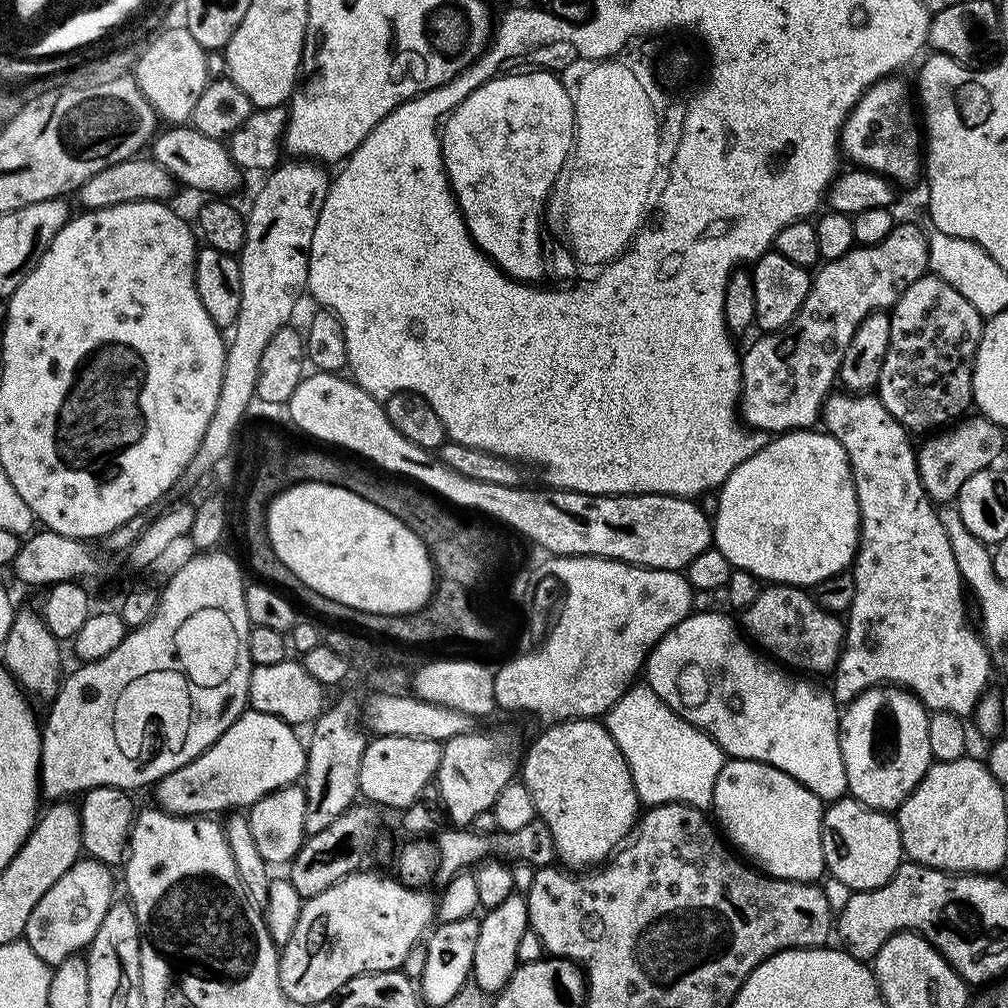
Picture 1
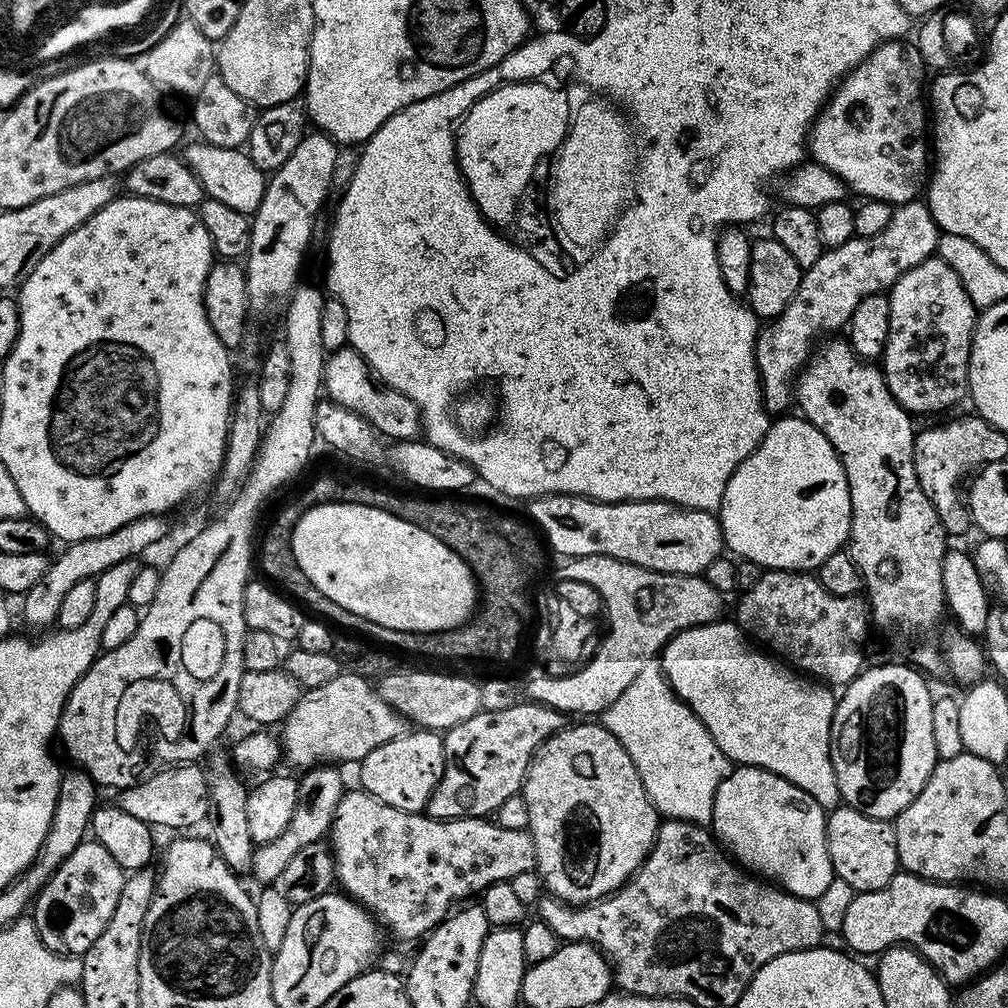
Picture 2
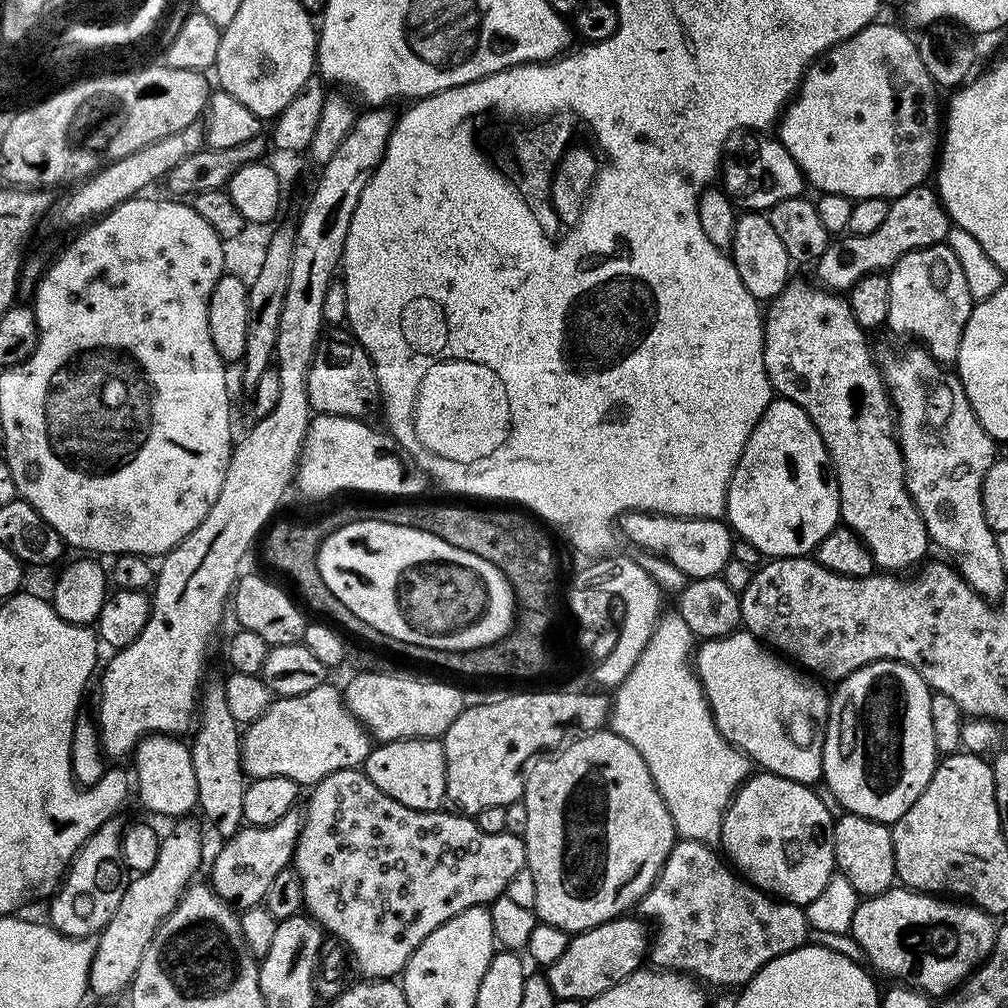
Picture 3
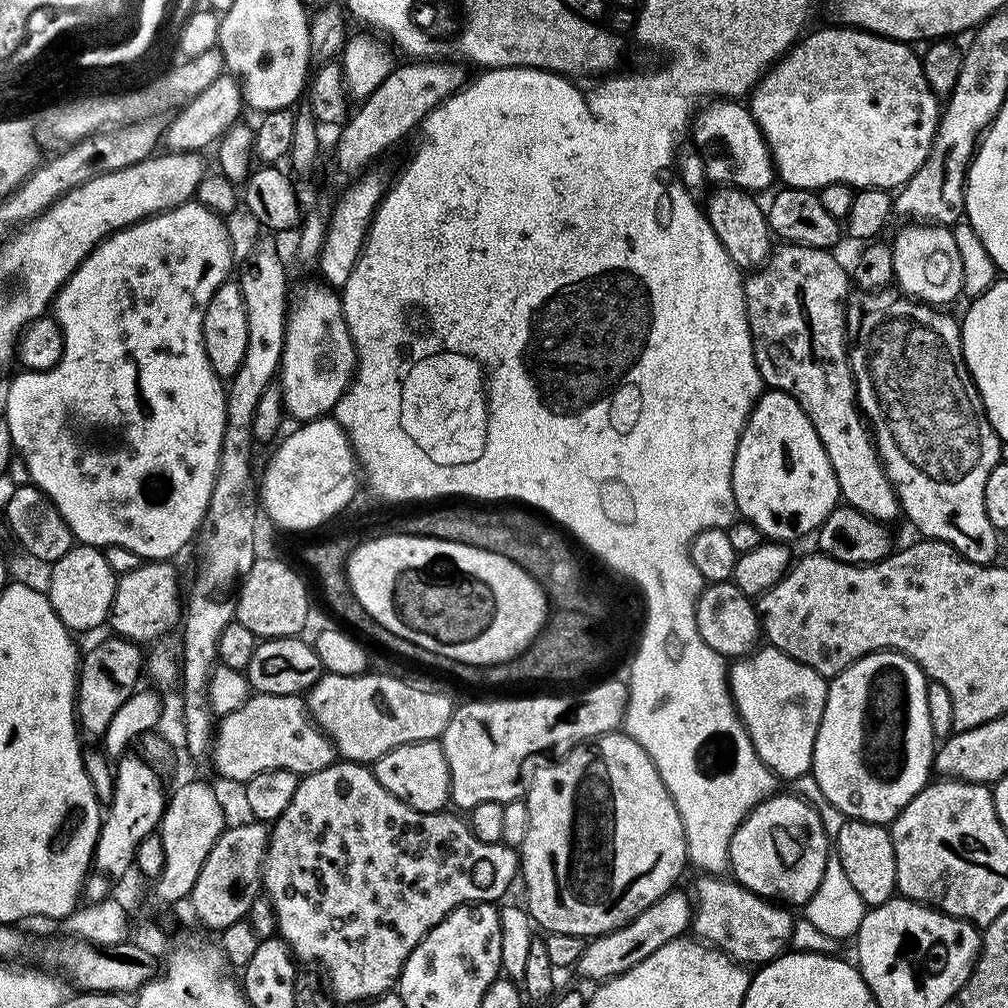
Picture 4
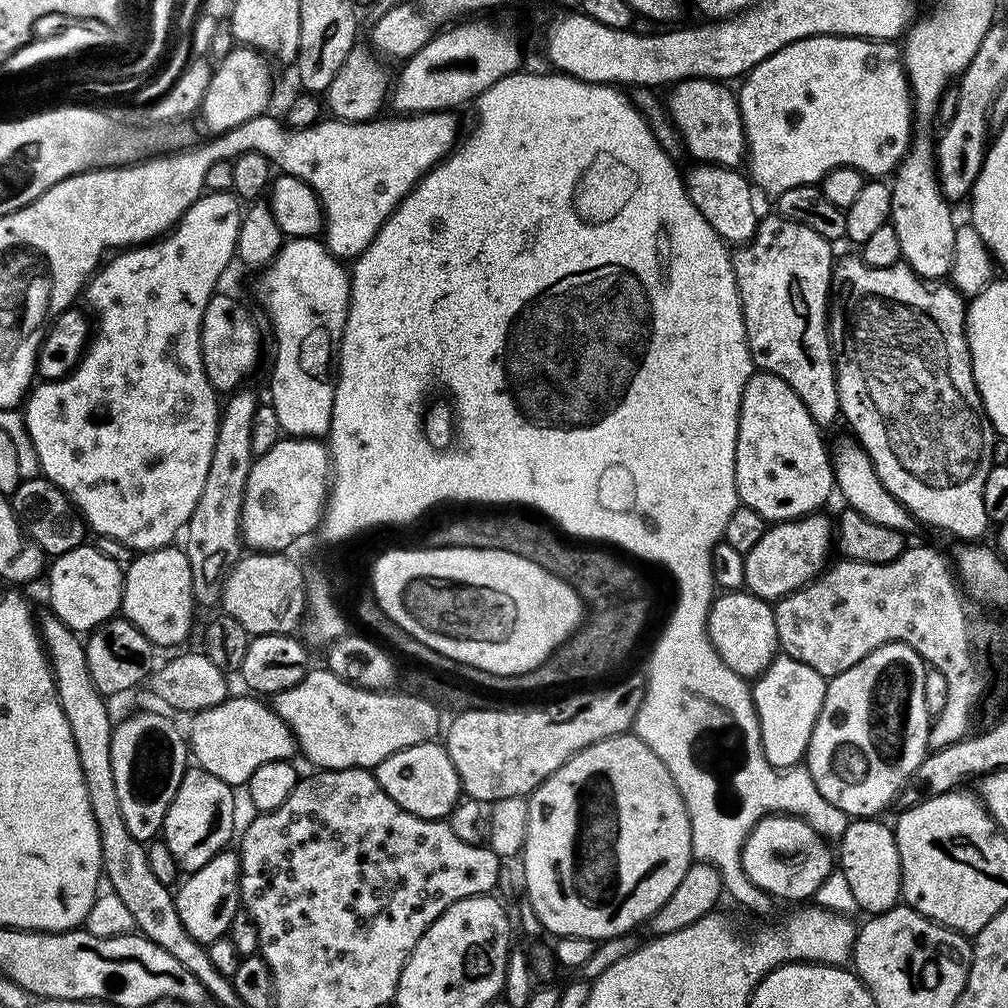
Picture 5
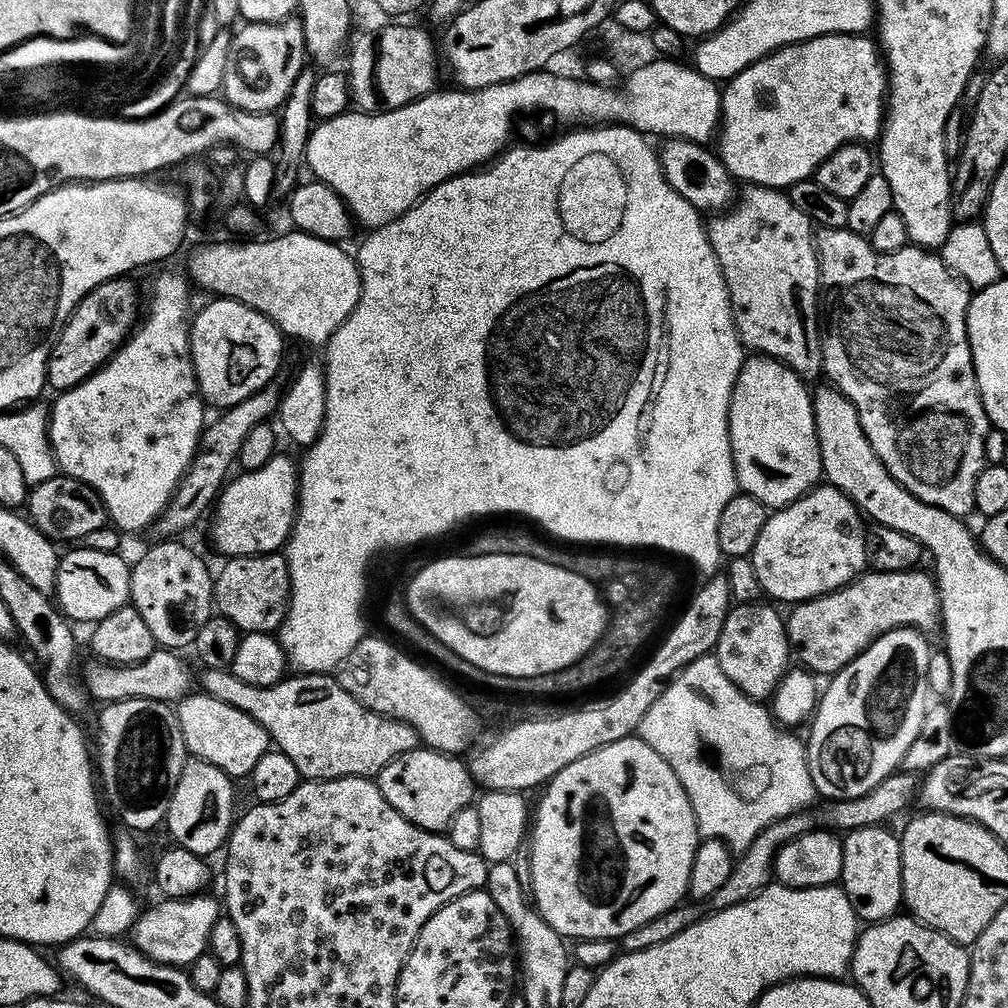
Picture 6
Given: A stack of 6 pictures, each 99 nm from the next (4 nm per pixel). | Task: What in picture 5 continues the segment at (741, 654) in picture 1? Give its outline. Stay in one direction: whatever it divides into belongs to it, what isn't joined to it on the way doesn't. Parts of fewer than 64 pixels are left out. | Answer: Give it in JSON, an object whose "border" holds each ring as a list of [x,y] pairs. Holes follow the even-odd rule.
{"border":[[[780,654],[762,675],[755,677],[751,689],[756,717],[760,723],[762,750],[770,766],[781,770],[797,767],[807,757],[808,743],[826,698],[828,680],[818,674],[818,670],[810,670],[806,662],[798,662]]]}

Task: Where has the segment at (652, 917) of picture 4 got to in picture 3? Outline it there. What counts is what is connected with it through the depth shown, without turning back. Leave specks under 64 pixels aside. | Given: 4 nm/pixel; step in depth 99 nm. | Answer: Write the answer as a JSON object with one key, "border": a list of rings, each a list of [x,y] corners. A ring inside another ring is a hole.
{"border":[[[625,914],[618,920],[575,933],[569,939],[562,958],[546,969],[548,985],[557,1000],[593,1000],[610,990],[610,986],[618,986],[630,974],[641,971],[643,964],[640,963],[650,952],[650,928],[643,919],[632,918]]]}

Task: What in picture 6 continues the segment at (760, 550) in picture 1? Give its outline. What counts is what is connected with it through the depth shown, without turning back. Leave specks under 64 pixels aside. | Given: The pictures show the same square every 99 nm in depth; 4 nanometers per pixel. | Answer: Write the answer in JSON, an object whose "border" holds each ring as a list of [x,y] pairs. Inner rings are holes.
{"border":[[[759,354],[745,359],[730,398],[728,437],[739,491],[758,498],[765,508],[785,508],[817,487],[822,473],[812,392],[780,360]]]}

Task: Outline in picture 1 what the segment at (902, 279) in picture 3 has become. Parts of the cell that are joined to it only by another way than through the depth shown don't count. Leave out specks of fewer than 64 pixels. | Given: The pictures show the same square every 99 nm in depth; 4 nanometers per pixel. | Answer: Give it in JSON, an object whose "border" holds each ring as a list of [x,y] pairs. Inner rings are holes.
{"border":[[[931,274],[918,278],[918,282],[910,282],[910,286],[906,286],[906,290],[898,298],[896,305],[890,309],[890,315],[892,318],[890,322],[890,346],[886,350],[886,362],[882,362],[882,374],[878,385],[878,395],[882,406],[886,406],[886,410],[890,410],[890,414],[894,414],[894,418],[898,418],[900,425],[912,434],[916,434],[916,432],[928,434],[933,430],[943,429],[945,426],[959,421],[968,412],[966,411],[967,408],[971,409],[974,404],[972,398],[972,368],[976,364],[976,351],[984,333],[985,317],[980,316],[978,310],[974,310],[974,306],[970,306],[970,302],[966,302],[966,298],[962,298],[962,294],[958,294],[958,290],[954,290],[954,286],[950,286],[950,282]]]}

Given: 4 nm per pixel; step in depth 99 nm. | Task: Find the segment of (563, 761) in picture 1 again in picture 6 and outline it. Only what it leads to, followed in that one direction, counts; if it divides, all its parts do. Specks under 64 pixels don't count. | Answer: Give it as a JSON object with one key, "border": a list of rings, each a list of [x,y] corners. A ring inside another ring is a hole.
{"border":[[[633,734],[618,742],[610,742],[578,758],[578,762],[570,762],[570,766],[566,766],[557,776],[543,785],[540,794],[540,801],[534,804],[534,819],[530,824],[530,837],[533,844],[533,882],[530,896],[536,911],[559,936],[571,938],[573,941],[590,938],[619,941],[620,937],[630,934],[630,930],[638,930],[638,926],[650,922],[650,918],[658,918],[658,914],[666,914],[666,910],[670,910],[688,896],[690,866],[694,866],[694,850],[702,839],[694,818],[694,810],[690,806],[690,798],[682,782],[678,782],[678,774],[674,774],[668,761],[661,758],[646,741],[640,739],[639,735]]]}

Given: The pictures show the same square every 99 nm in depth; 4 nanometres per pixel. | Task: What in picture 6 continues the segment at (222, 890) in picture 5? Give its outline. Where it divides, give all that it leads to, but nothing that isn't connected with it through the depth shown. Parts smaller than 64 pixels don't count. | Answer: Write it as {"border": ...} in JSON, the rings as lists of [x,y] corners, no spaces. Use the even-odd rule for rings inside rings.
{"border":[[[209,894],[184,896],[181,900],[157,899],[153,908],[139,913],[132,922],[130,943],[146,958],[159,964],[187,969],[194,958],[208,952],[208,938],[214,922],[222,914],[222,904]]]}

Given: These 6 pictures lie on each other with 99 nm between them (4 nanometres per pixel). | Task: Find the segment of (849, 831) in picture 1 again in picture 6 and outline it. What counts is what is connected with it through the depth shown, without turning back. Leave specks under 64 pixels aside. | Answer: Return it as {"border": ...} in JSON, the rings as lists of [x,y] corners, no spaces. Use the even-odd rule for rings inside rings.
{"border":[[[877,826],[877,827],[869,827],[869,828],[855,828],[852,832],[847,833],[843,837],[842,843],[843,848],[842,852],[842,868],[841,874],[838,879],[839,887],[844,889],[844,893],[846,894],[846,898],[850,898],[850,906],[856,912],[857,917],[861,921],[864,922],[875,922],[878,920],[889,920],[892,916],[897,915],[901,911],[902,901],[904,898],[904,891],[902,890],[902,854],[900,853],[900,841],[898,839],[897,833],[894,831],[887,832],[887,827]]]}

